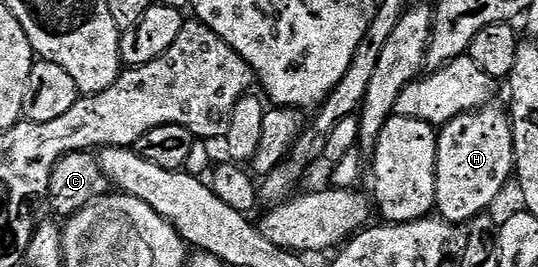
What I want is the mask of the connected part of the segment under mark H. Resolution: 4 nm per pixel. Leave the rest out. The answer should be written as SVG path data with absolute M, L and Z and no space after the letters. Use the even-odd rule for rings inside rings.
M488 106L476 108L473 112L463 112L438 129L435 208L438 215L452 226L463 223L466 225L476 216L484 215L488 211L487 207L502 194L507 179L510 181L515 171L515 147L511 133L511 118L504 109L502 112L501 109L495 107Z

